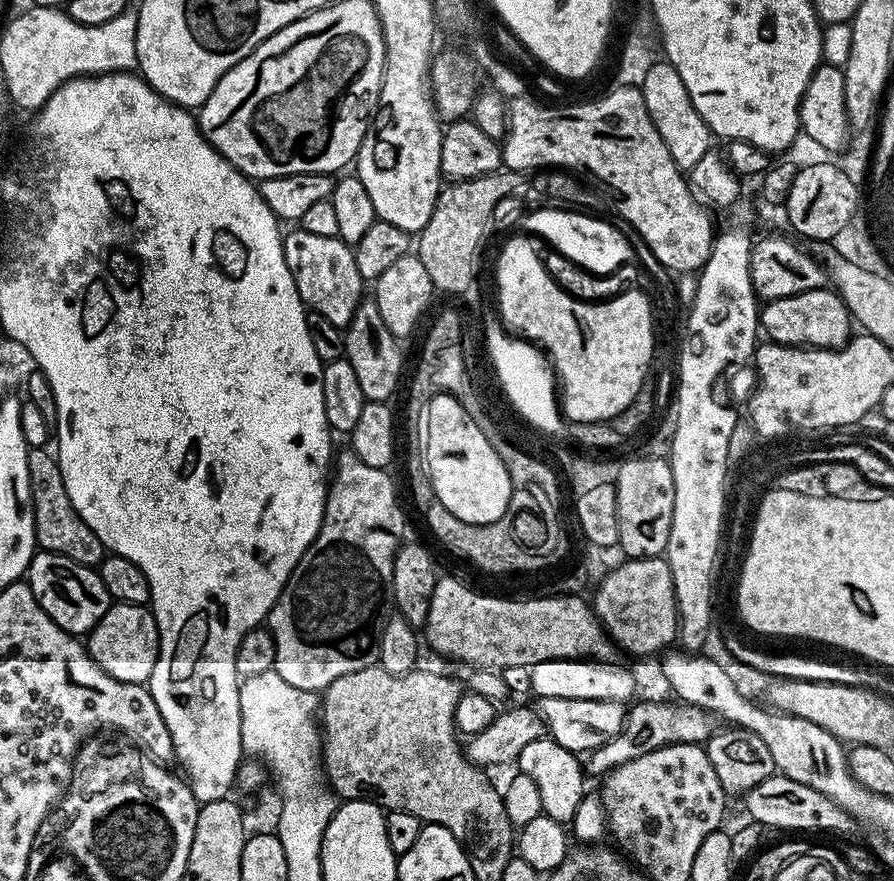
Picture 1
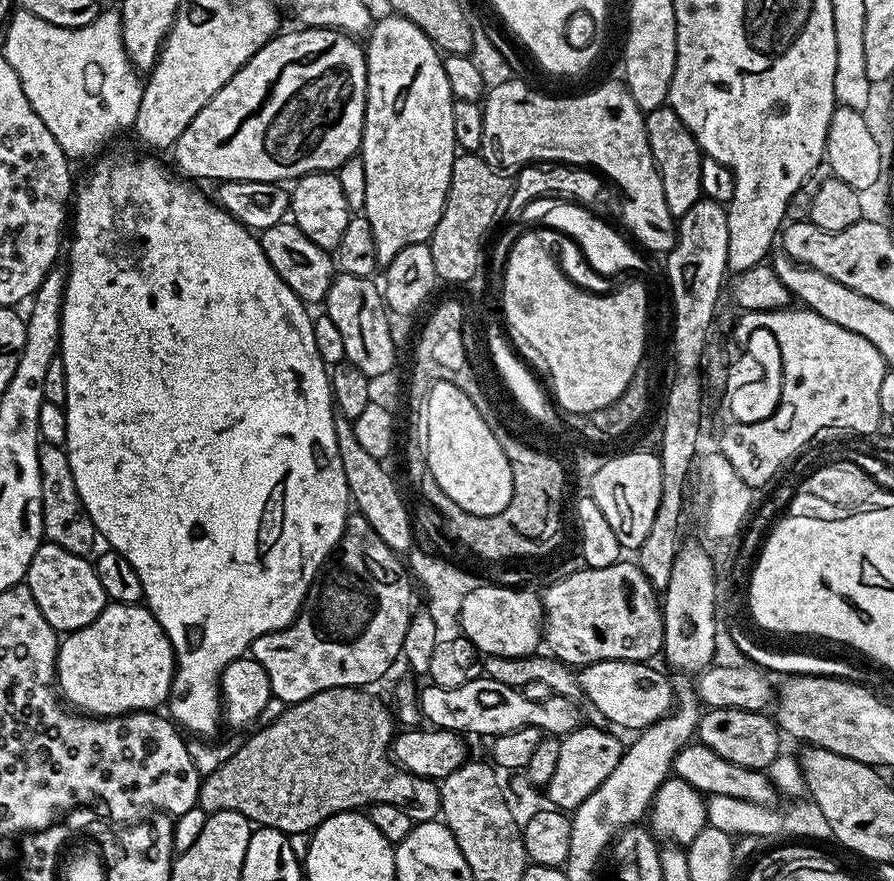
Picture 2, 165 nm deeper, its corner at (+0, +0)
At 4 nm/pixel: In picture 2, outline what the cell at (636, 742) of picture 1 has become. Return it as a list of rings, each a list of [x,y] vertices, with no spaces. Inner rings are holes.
[[[581,726],[560,740],[558,766],[554,769],[554,778],[550,778],[546,786],[546,800],[551,807],[575,810],[590,798],[590,794],[594,794],[594,790],[598,790],[598,786],[602,786],[602,782],[606,782],[606,778],[610,778],[610,770],[618,766],[626,747],[625,741],[620,741],[615,734],[608,728]]]

